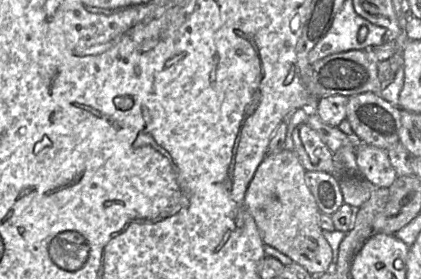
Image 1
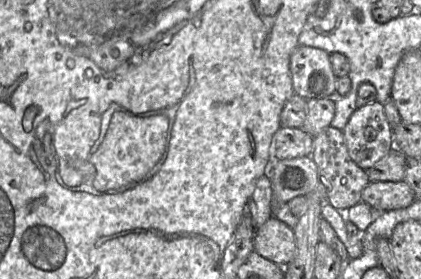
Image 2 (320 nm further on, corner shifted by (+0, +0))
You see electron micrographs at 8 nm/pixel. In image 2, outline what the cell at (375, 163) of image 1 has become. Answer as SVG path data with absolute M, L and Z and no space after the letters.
M376 101L357 108L342 134L349 157L363 170L376 164L394 146L384 107Z

